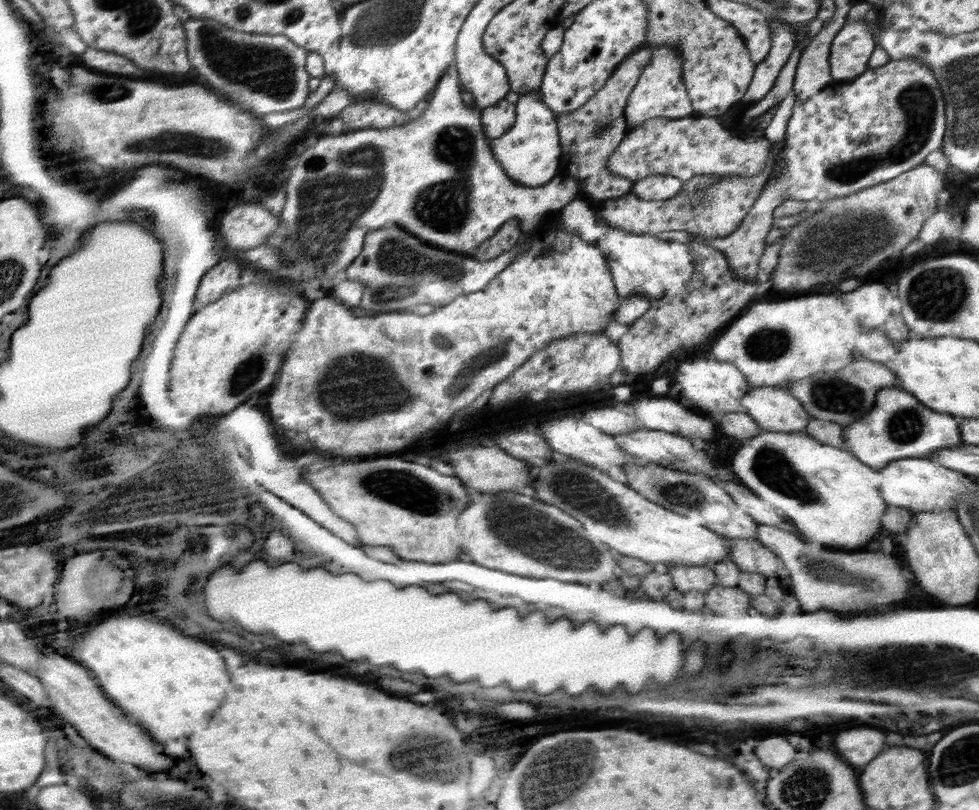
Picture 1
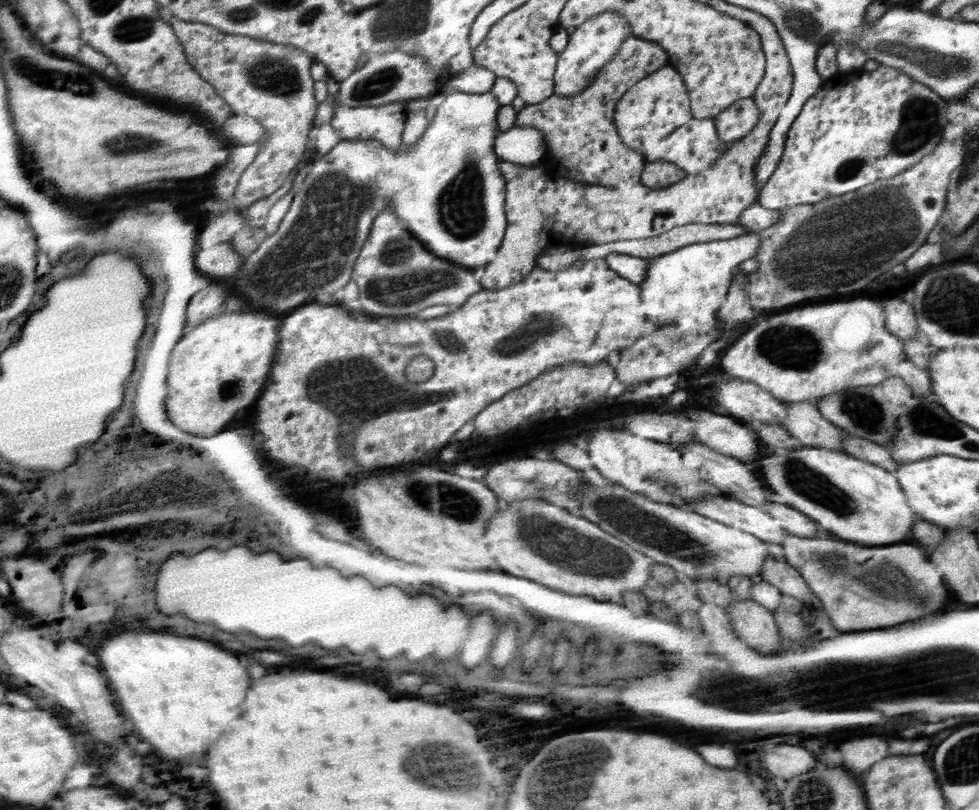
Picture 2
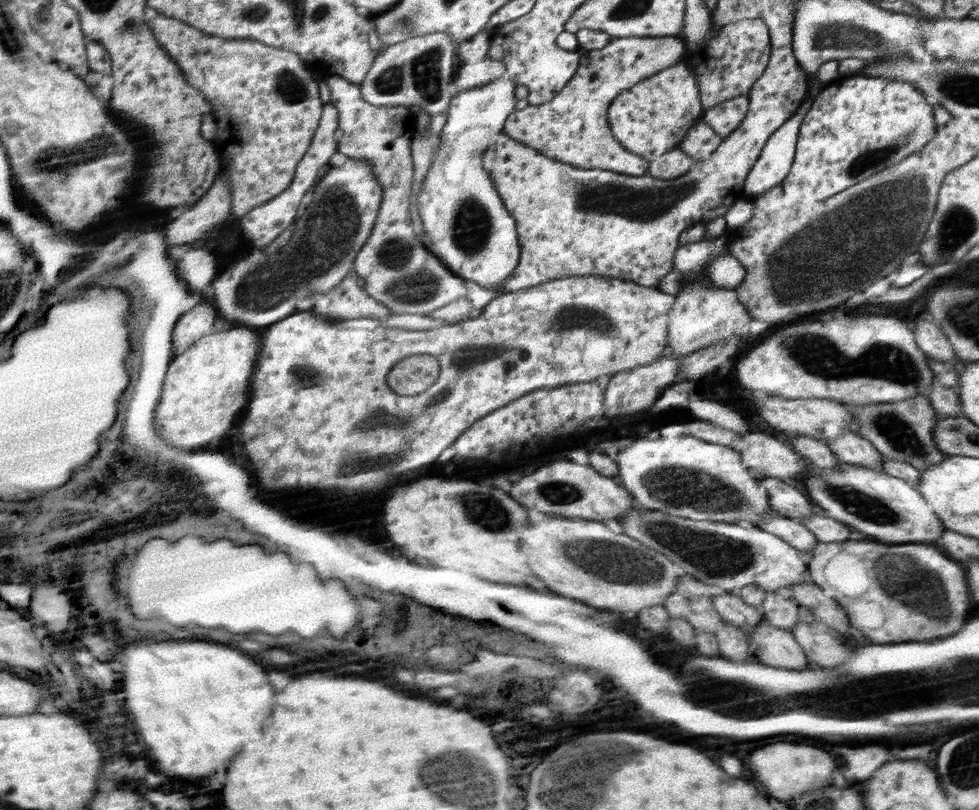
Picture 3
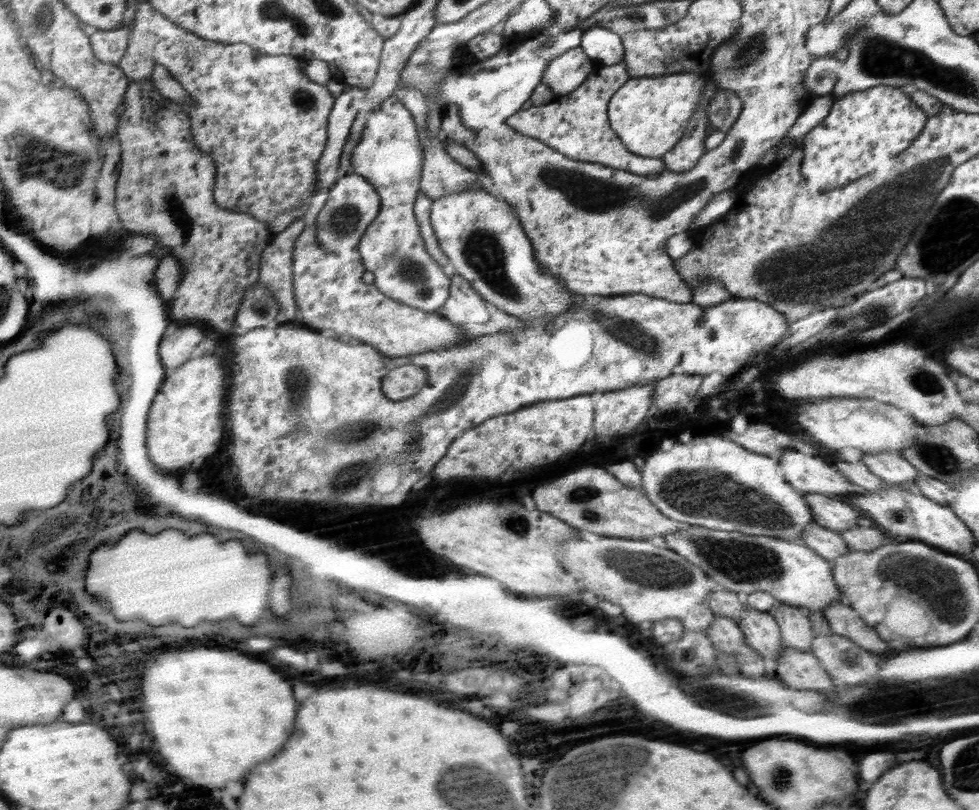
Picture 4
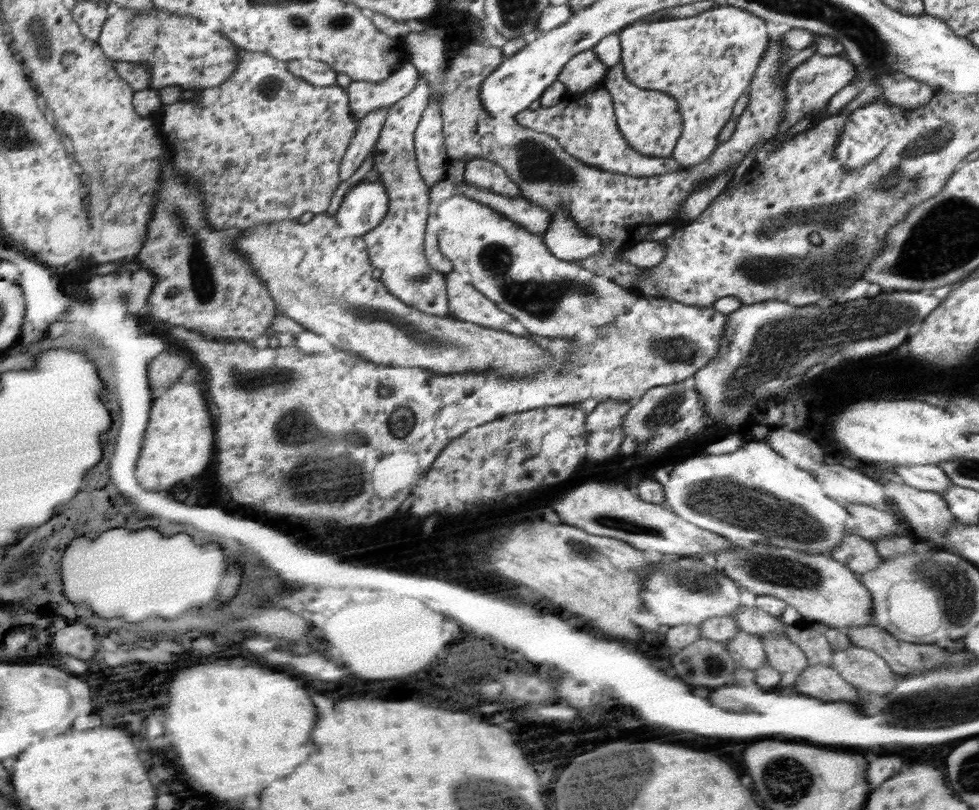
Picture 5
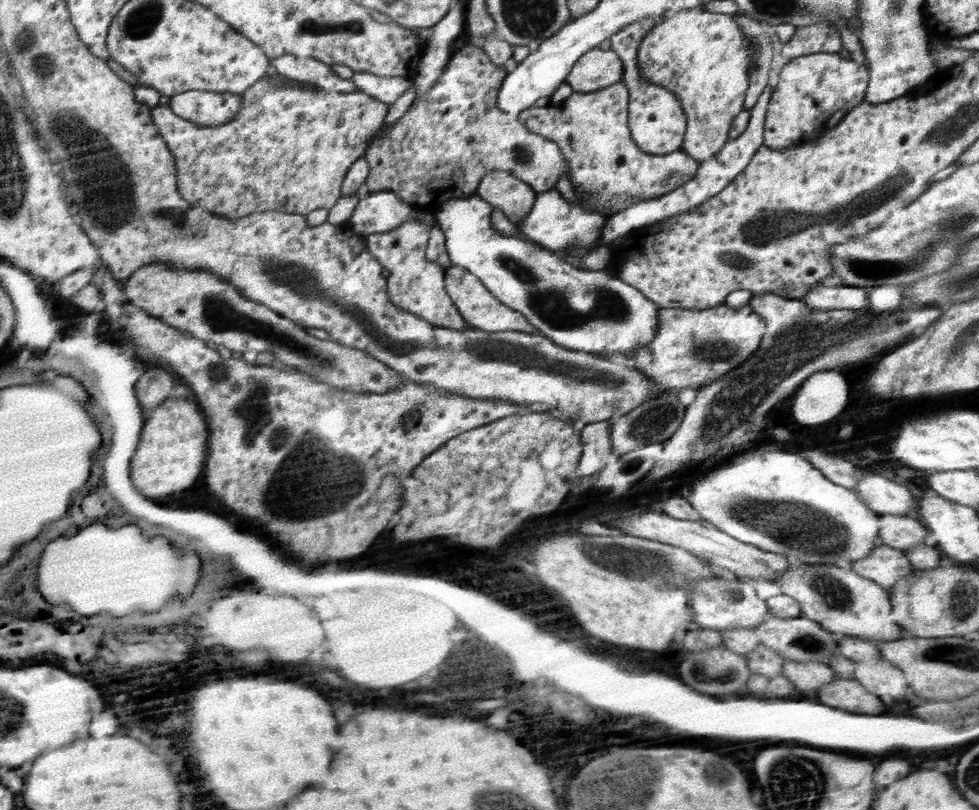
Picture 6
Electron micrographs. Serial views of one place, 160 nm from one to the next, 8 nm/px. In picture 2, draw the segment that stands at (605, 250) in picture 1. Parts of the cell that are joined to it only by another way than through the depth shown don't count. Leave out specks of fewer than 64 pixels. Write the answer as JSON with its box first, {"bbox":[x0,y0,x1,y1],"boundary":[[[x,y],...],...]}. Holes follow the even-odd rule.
{"bbox":[638,232,761,325],"boundary":[[[747,232],[728,240],[714,240],[684,246],[670,254],[662,254],[656,260],[647,260],[646,278],[638,284],[640,300],[648,321],[657,325],[678,322],[686,316],[696,316],[698,310],[704,317],[719,314],[726,293],[732,284],[730,276],[744,260],[756,255],[761,244],[758,232]]]}

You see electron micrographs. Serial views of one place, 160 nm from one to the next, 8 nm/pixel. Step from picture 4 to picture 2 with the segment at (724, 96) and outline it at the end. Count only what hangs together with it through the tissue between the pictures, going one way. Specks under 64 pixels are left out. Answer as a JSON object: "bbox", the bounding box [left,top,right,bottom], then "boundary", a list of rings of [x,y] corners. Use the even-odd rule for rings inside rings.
{"bbox":[713,97,761,143],"boundary":[[[753,97],[741,98],[723,110],[713,121],[717,128],[717,135],[724,143],[732,143],[744,138],[761,117],[760,111]]]}

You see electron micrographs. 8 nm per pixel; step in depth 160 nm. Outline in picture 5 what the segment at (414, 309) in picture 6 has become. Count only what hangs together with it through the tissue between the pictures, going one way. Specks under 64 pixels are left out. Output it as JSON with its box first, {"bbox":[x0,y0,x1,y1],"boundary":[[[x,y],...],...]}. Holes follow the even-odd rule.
{"bbox":[364,79,451,318],"boundary":[[[422,79],[408,96],[387,108],[387,117],[373,146],[373,168],[381,166],[381,182],[389,198],[389,207],[381,224],[369,230],[364,241],[370,263],[382,270],[380,280],[395,296],[425,314],[448,318],[451,314],[446,275],[434,270],[425,257],[425,230],[434,206],[429,198],[430,186],[422,178],[417,162],[416,130],[420,128],[421,116],[428,104],[429,86]]]}

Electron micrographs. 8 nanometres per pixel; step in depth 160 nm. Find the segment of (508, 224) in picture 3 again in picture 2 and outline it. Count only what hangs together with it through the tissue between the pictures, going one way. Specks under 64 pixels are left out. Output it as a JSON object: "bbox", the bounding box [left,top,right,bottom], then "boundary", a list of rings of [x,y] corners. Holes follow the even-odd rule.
{"bbox":[230,91,508,314],"boundary":[[[450,91],[445,94],[445,98],[438,99],[437,111],[434,118],[430,121],[428,130],[422,134],[420,142],[411,147],[393,151],[374,139],[342,139],[330,152],[317,160],[312,160],[312,168],[310,168],[310,172],[304,178],[300,190],[294,196],[288,212],[278,226],[278,230],[271,236],[268,235],[248,258],[243,258],[241,269],[237,272],[238,279],[230,287],[230,294],[241,296],[246,302],[246,308],[254,309],[255,311],[270,311],[274,314],[285,313],[286,311],[292,312],[304,304],[316,301],[316,296],[330,297],[330,295],[336,294],[340,288],[343,289],[350,282],[353,270],[356,268],[356,260],[358,260],[358,256],[365,247],[369,233],[372,232],[373,222],[385,208],[393,208],[395,215],[400,220],[404,220],[408,229],[413,231],[418,240],[437,257],[444,258],[462,267],[470,268],[472,271],[477,268],[487,267],[497,257],[508,225],[508,217],[505,214],[506,182],[499,169],[499,160],[496,155],[496,140],[499,134],[497,114],[500,112],[500,108],[500,102],[497,101],[497,98],[491,92],[468,94]]]}

